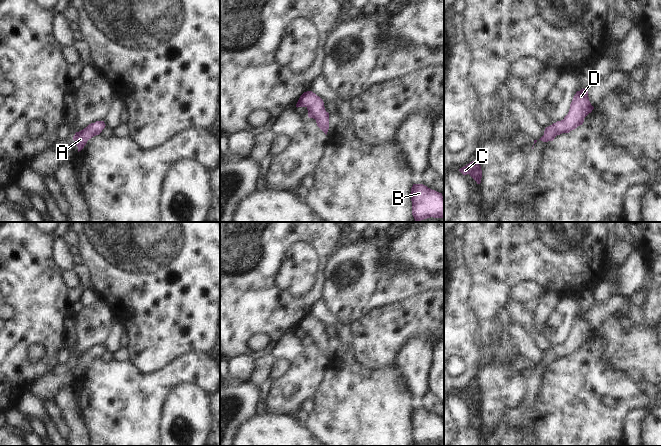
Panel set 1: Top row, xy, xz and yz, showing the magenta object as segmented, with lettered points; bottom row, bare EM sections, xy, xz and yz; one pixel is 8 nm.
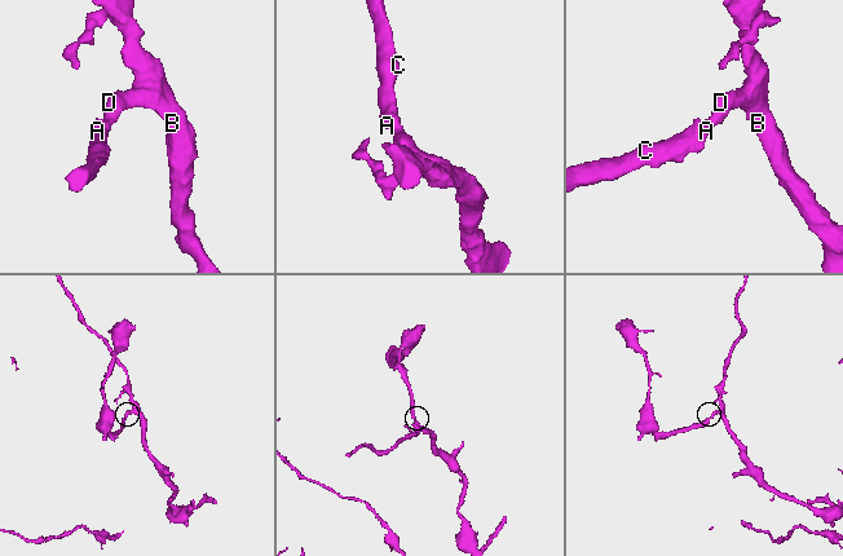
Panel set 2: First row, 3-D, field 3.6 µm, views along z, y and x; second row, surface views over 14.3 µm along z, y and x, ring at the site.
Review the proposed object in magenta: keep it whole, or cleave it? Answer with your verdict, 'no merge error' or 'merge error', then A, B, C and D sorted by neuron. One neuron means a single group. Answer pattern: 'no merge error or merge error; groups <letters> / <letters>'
no merge error; groups A B C D

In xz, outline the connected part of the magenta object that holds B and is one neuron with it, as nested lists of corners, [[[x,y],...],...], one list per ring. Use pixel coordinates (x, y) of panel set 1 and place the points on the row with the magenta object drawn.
[[[413,184],[411,188],[412,215],[415,221],[430,217],[444,218],[444,197],[442,193],[423,184]]]

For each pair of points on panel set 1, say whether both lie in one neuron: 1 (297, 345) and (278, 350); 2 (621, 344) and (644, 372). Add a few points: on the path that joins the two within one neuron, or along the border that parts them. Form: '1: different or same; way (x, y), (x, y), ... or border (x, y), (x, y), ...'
1: same; way (292, 345), (283, 350)
2: same; way (628, 351), (642, 365)

